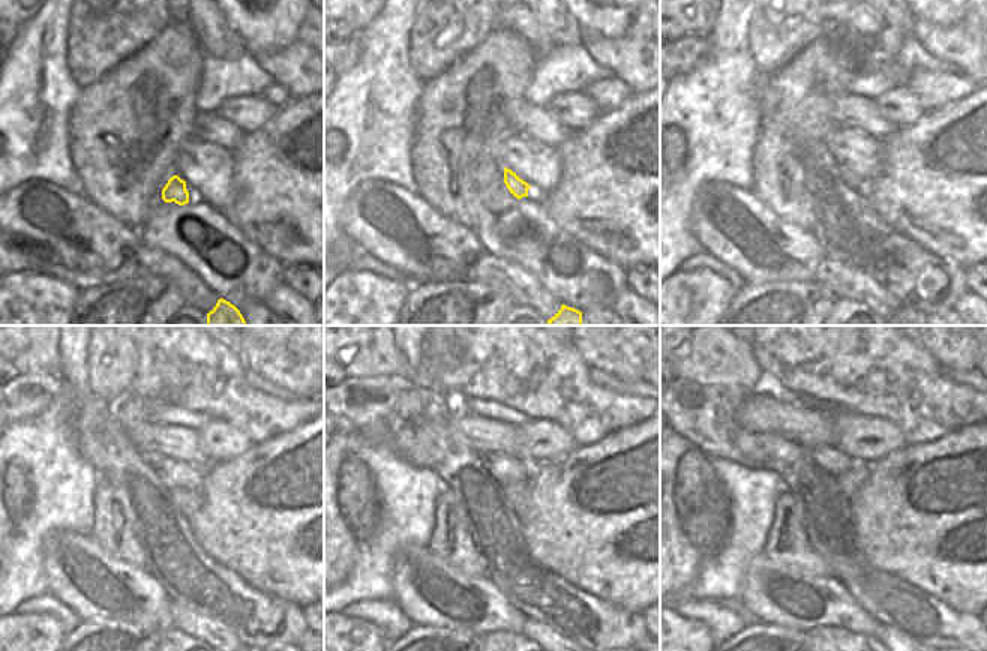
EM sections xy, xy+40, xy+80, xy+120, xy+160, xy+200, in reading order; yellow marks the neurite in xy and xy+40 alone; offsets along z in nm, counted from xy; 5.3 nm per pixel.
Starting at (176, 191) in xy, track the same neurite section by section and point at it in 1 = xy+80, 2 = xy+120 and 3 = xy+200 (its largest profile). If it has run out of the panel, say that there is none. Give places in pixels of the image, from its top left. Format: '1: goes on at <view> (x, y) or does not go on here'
1: goes on at xy+80 (855, 182)
2: goes on at xy+120 (186, 501)
3: goes on at xy+200 (849, 482)

